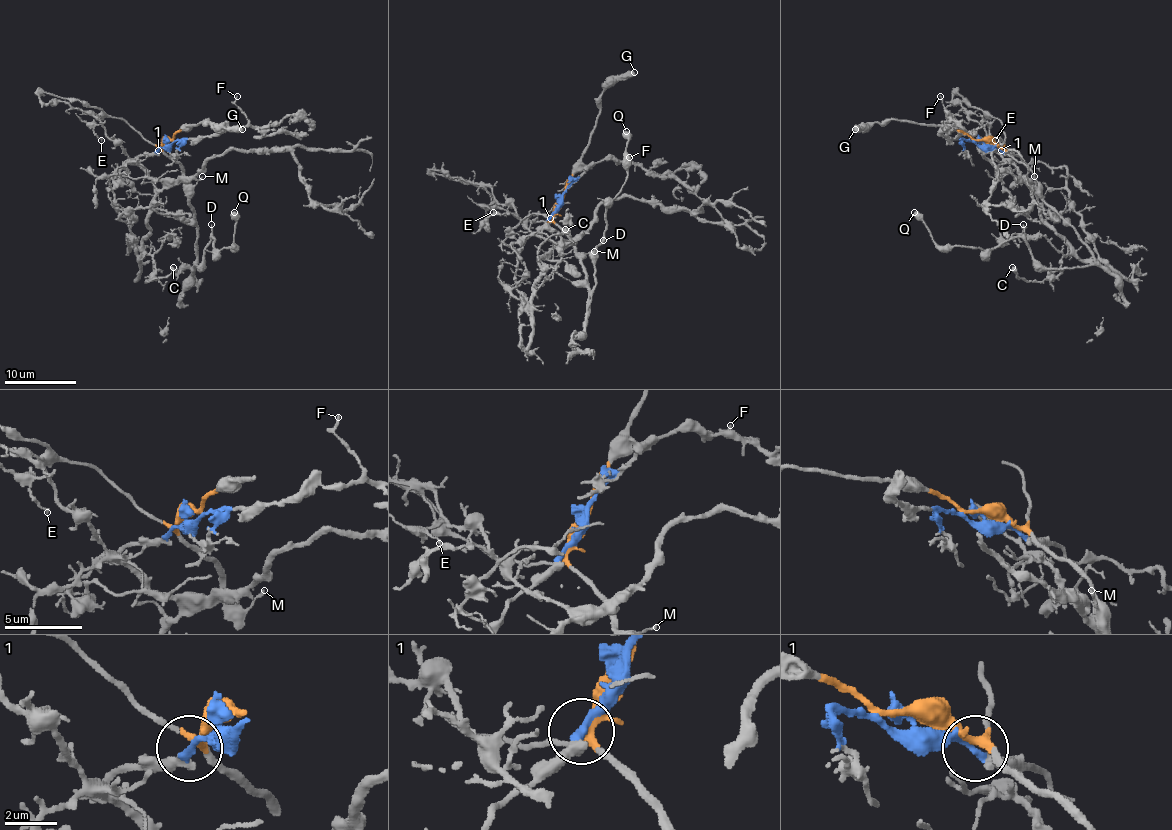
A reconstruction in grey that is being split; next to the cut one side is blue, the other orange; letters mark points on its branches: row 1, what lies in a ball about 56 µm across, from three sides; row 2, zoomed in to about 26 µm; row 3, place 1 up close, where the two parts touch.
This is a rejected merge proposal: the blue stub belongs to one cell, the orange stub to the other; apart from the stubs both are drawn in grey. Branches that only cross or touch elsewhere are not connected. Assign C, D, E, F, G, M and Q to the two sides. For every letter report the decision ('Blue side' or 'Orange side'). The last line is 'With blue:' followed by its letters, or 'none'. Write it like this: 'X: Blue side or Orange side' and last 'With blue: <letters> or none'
C: Blue side
D: Orange side
E: Blue side
F: Blue side
G: Orange side
M: Orange side
Q: Orange side
With blue: C, E, F

